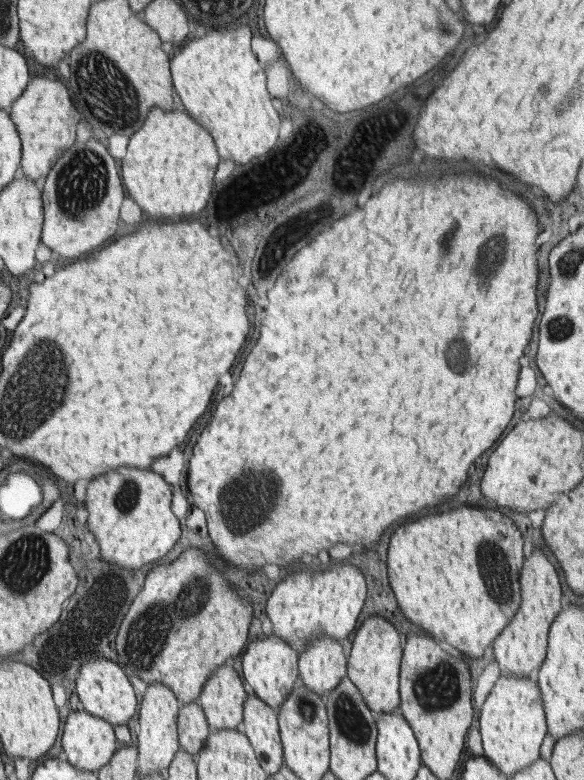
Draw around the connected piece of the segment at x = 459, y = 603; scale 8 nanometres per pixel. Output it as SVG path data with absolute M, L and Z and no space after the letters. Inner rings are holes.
M460 506L448 512L440 512L440 514L432 514L432 516L424 516L418 518L414 522L402 524L394 530L390 544L388 544L388 576L390 578L390 586L394 588L394 594L398 598L397 602L404 612L404 616L412 622L416 622L418 626L422 626L428 634L432 634L436 640L452 644L454 648L458 648L460 652L468 654L468 656L482 656L484 650L488 648L488 644L493 645L496 637L500 636L502 629L512 621L512 617L516 617L516 611L520 609L520 601L522 596L520 594L520 569L522 566L522 532L516 528L516 524L512 522L512 518L504 516L502 512L490 508L470 508L470 506Z

